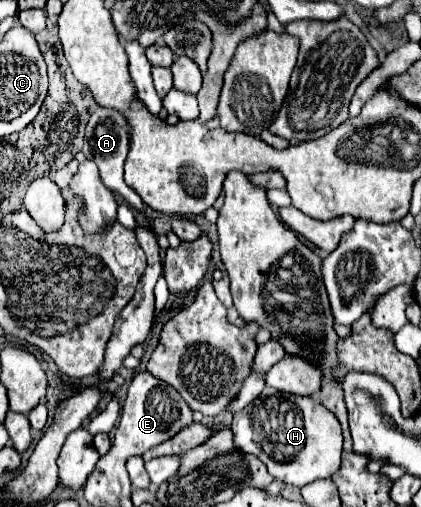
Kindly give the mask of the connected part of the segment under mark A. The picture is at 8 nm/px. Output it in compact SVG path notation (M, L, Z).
M97 108L89 122L87 122L87 132L85 132L85 144L83 144L83 154L87 160L93 160L99 166L99 174L101 174L101 182L111 190L117 192L125 198L125 202L135 208L145 216L145 204L141 202L141 198L135 194L135 190L131 190L125 180L123 180L123 162L127 156L127 144L129 144L129 126L127 120L115 112L115 110L105 110L105 108Z

